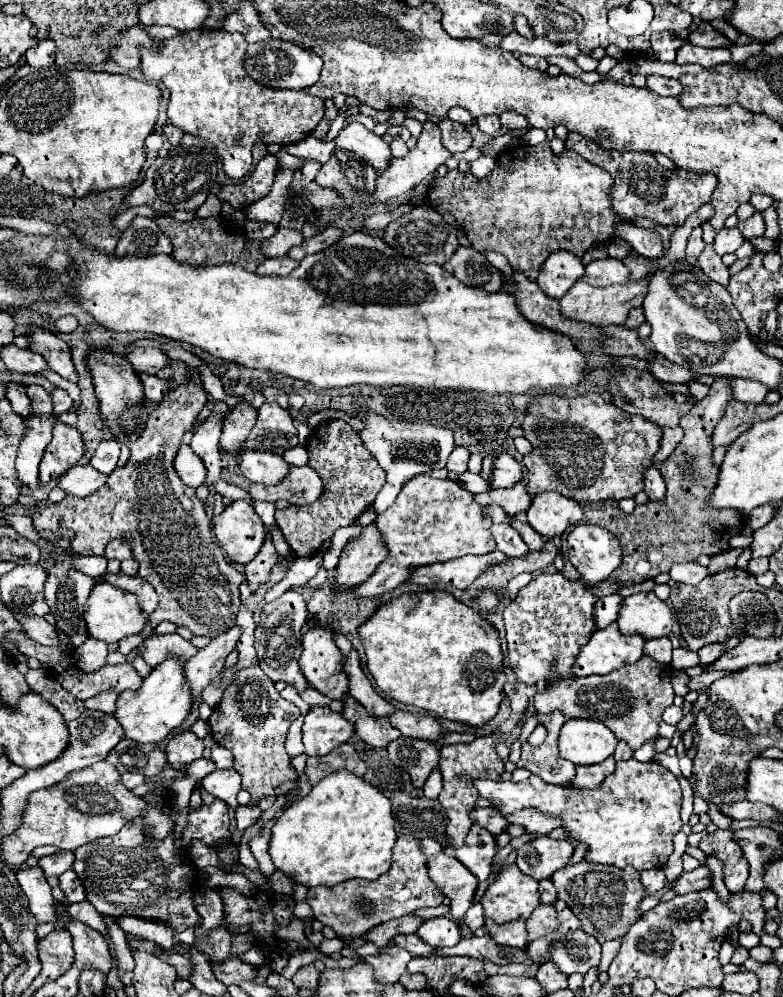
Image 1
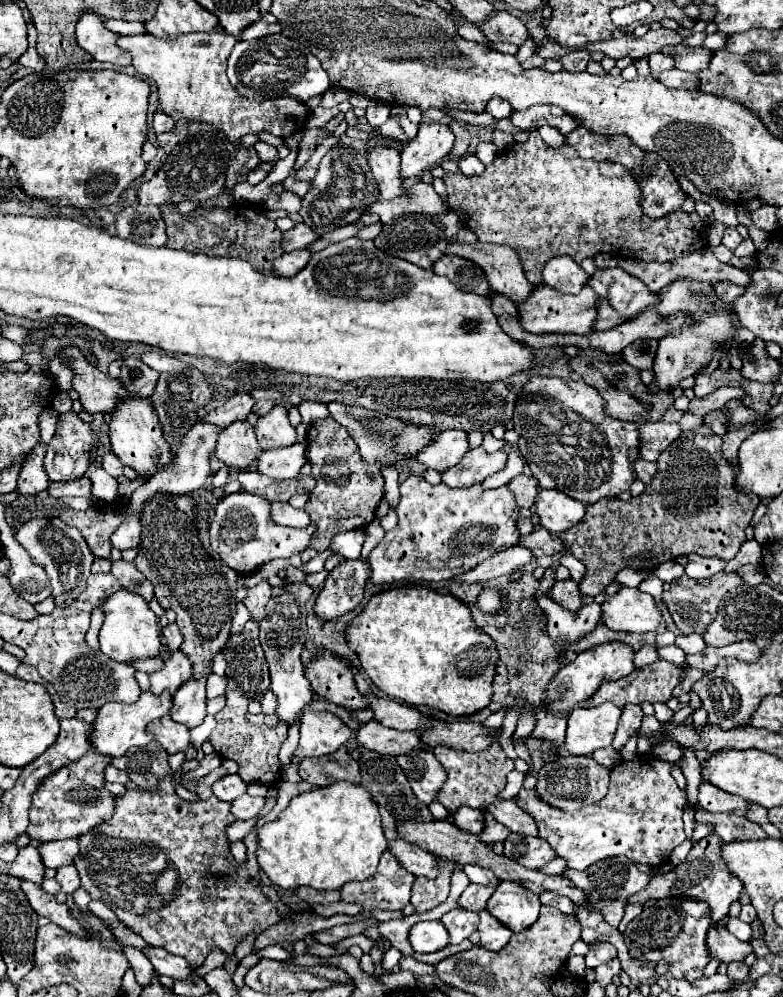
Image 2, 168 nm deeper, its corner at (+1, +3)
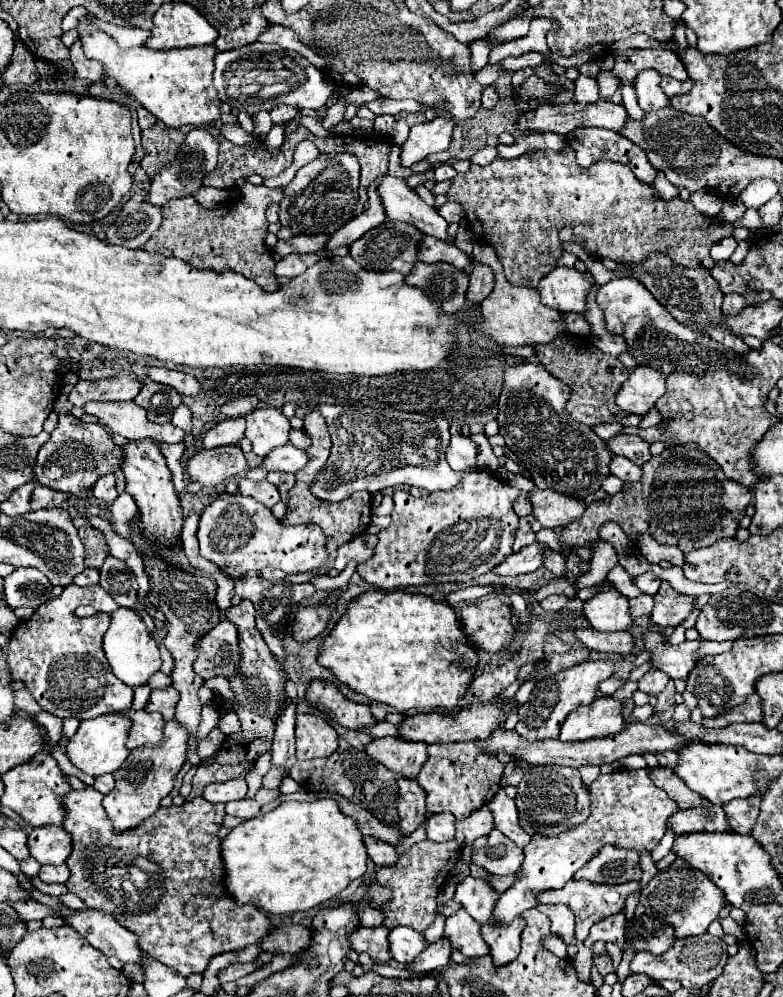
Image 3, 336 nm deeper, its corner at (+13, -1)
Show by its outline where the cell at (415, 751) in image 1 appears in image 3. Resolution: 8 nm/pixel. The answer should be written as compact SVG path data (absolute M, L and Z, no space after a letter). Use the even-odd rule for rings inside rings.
M399 777L397 783L399 783L397 811L399 811L399 817L401 817L399 827L403 829L403 833L411 833L413 829L419 827L419 823L423 823L427 819L425 791L417 783L417 779Z

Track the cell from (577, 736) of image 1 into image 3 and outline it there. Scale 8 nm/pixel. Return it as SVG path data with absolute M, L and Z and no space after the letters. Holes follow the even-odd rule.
M597 697L591 705L571 711L561 725L561 741L585 741L593 737L607 737L623 729L623 705L613 697Z

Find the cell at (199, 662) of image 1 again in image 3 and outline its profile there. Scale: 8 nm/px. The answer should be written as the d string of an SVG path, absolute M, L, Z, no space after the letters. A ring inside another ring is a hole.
M167 721L163 729L165 737L159 745L147 745L139 749L131 749L127 761L113 773L115 789L105 795L103 807L111 821L115 823L117 831L133 829L139 821L147 819L151 813L159 809L159 801L169 795L173 789L173 775L179 773L183 763L187 761L187 729L179 721Z

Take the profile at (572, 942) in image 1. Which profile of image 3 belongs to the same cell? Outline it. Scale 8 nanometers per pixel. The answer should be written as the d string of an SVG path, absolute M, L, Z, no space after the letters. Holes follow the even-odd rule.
M605 951L605 953L601 953L601 955L595 955L593 965L597 967L597 971L599 971L601 975L607 975L607 973L611 973L611 971L613 971L613 963L611 963L611 957L609 957L609 953L607 953L607 951Z

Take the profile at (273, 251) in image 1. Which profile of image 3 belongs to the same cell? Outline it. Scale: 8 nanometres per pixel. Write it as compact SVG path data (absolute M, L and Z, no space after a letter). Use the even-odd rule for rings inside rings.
M293 235L287 241L277 241L275 253L285 257L289 253L315 253L323 251L323 245L327 243L327 235Z

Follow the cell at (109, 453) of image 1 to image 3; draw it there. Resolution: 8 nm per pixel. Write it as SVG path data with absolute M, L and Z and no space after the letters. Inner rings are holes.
M107 473L107 475L103 475L97 483L95 483L95 487L93 487L93 495L97 497L97 499L101 499L103 503L111 503L115 497L117 497L117 489L115 489L115 477L111 475L111 473Z

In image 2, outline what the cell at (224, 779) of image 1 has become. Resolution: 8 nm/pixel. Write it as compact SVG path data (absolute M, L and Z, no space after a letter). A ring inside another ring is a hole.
M225 775L223 779L219 779L213 785L213 793L221 799L221 801L235 801L239 795L243 795L247 791L247 783L241 781L239 775Z

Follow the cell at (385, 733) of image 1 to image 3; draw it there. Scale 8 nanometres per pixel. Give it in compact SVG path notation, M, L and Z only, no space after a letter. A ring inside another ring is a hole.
M383 737L367 743L367 755L379 763L383 763L391 773L417 777L419 769L427 761L427 745L411 743L399 737Z

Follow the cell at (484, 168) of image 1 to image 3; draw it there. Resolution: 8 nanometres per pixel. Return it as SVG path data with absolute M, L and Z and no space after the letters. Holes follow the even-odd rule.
M441 163L435 167L435 181L445 181L445 179L453 179L457 175L457 171L453 169L451 163Z

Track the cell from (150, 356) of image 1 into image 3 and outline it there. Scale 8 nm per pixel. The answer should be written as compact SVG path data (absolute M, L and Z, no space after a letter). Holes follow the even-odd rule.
M149 367L147 369L147 377L151 381L163 383L163 385L171 385L173 389L177 389L181 395L197 395L199 393L199 381L193 375L181 373L181 371L173 371L167 367Z

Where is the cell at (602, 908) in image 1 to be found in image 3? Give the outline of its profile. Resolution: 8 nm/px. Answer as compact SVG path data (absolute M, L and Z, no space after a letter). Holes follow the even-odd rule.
M611 845L603 847L599 857L593 857L587 867L579 869L573 879L587 879L599 885L621 885L631 879L641 879L639 855L627 849L615 849Z

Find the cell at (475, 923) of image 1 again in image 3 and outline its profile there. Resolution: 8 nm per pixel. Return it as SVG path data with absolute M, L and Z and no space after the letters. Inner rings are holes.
M439 937L435 943L431 943L415 961L411 963L413 971L441 971L451 961L451 941L447 937Z

